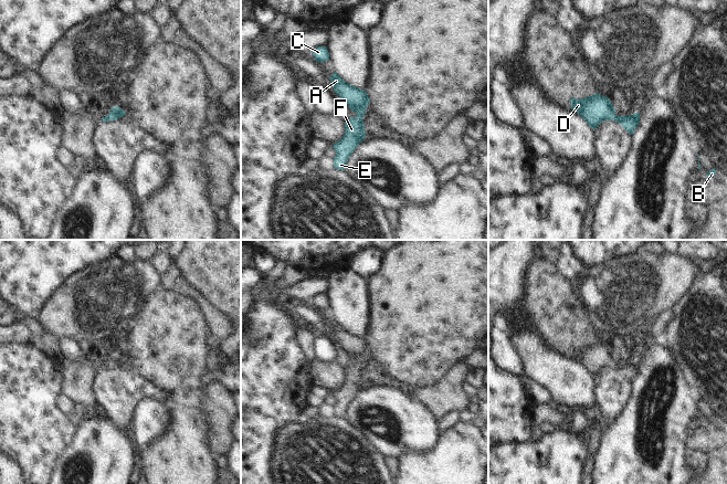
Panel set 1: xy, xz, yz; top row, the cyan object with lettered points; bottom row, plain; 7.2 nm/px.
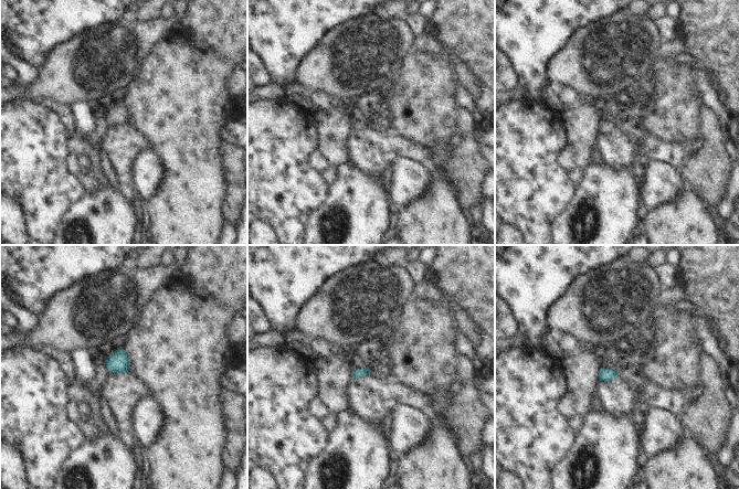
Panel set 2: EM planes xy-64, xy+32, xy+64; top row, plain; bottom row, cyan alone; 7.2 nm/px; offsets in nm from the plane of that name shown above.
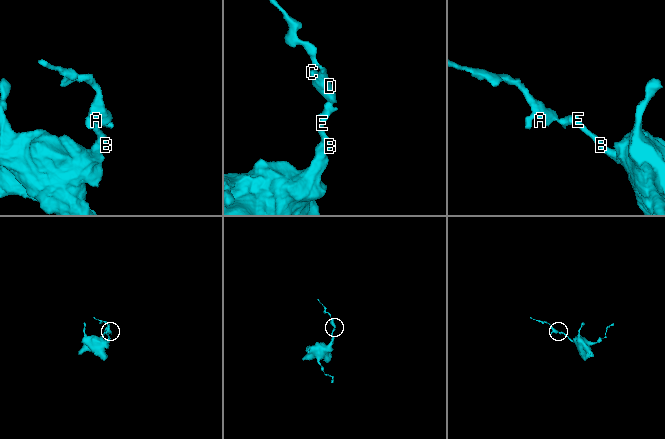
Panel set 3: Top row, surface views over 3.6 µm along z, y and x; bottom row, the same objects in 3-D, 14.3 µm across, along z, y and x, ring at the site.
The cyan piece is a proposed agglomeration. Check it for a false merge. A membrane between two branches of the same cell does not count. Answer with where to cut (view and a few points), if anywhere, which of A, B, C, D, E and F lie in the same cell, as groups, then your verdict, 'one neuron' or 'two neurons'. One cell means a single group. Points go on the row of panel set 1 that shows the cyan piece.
no cut; A B C D E F; one neuron

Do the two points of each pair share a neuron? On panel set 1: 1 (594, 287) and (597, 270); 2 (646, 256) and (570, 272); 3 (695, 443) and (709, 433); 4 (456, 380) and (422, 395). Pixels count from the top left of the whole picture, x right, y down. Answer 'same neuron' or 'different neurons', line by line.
1: same neuron
2: different neurons
3: same neuron
4: same neuron

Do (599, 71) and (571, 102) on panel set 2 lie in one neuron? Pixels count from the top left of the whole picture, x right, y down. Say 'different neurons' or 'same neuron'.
different neurons

